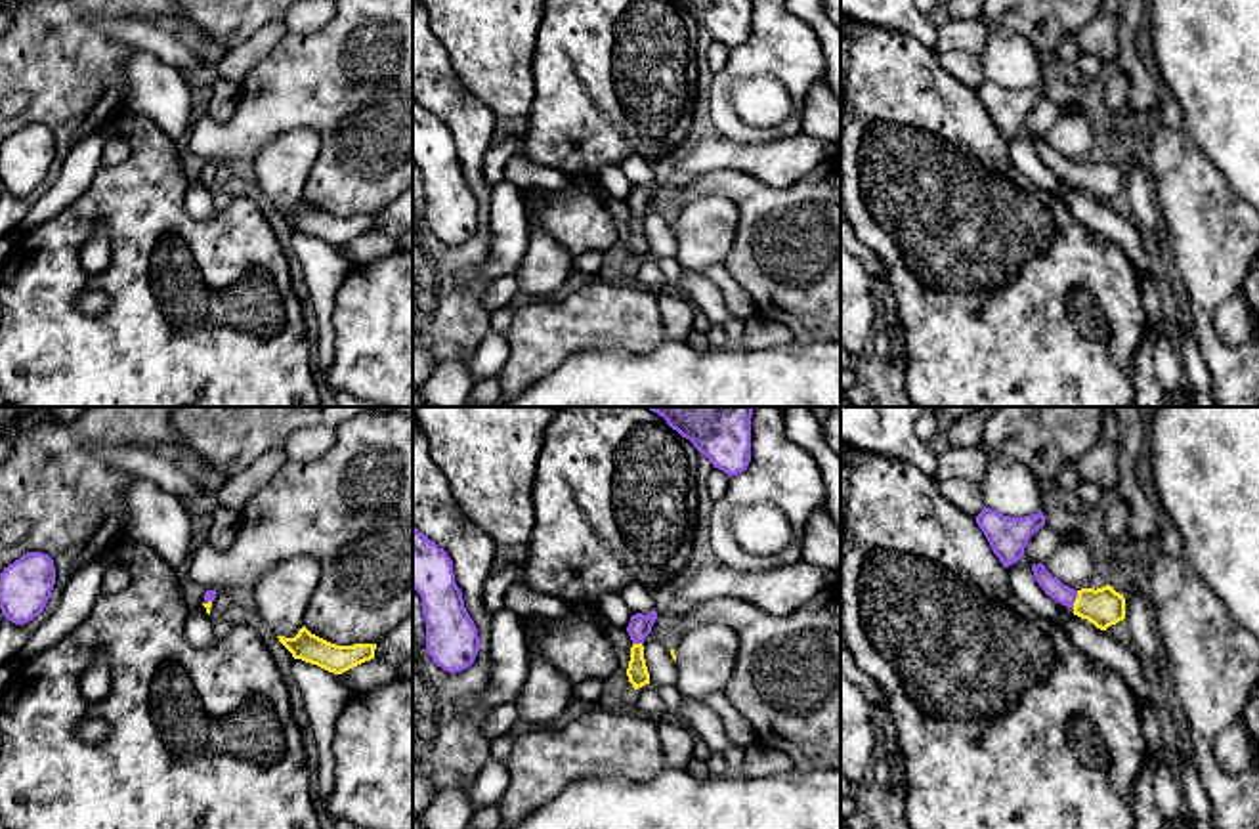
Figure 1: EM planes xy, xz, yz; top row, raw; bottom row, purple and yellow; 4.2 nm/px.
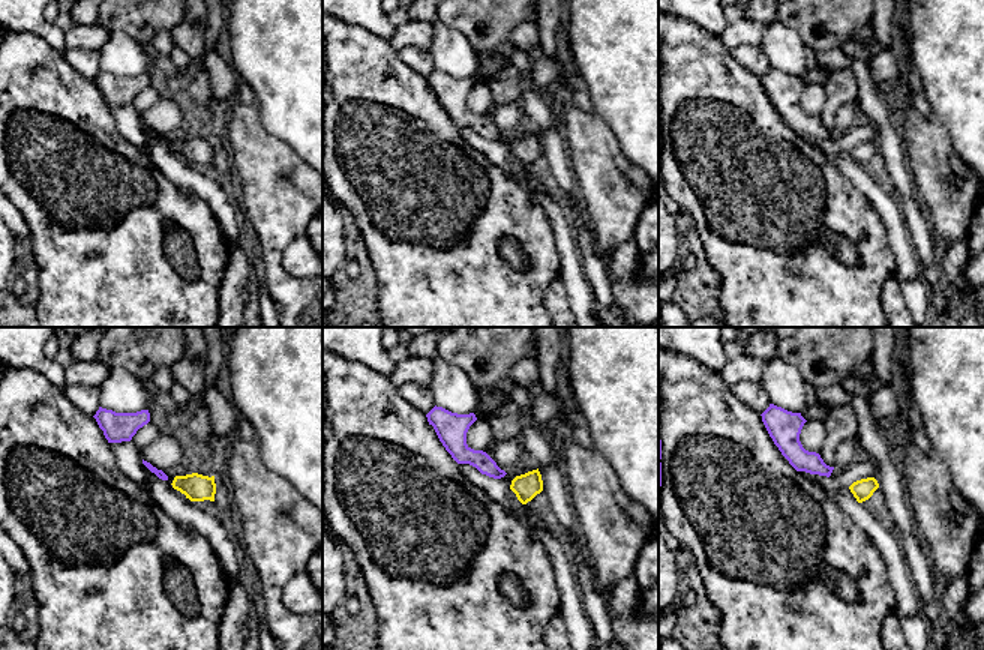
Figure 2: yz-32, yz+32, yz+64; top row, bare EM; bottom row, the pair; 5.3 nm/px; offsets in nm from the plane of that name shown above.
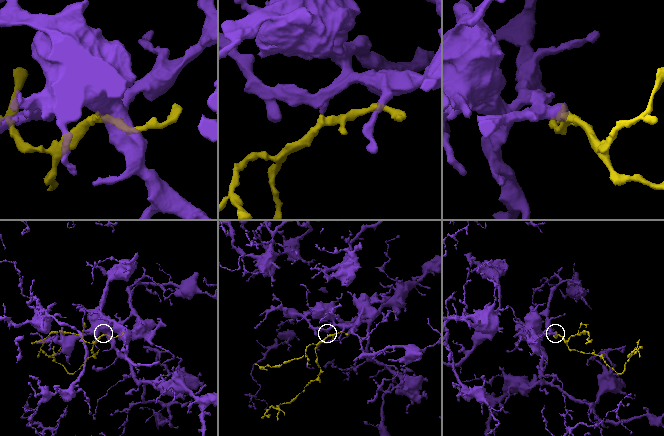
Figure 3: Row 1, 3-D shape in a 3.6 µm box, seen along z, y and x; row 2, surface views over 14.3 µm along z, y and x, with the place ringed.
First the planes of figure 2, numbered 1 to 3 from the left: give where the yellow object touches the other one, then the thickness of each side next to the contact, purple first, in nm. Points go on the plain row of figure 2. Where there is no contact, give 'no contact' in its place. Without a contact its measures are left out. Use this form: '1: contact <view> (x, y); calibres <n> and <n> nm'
1: no contact
2: no contact
3: no contact

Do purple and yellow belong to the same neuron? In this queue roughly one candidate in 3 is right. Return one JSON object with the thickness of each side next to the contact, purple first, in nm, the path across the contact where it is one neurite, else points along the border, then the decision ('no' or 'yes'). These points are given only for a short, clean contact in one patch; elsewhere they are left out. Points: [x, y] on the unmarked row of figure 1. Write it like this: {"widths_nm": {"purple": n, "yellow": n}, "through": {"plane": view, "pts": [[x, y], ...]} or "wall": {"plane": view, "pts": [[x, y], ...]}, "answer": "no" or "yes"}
{"widths_nm": {"purple": 80, "yellow": 160}, "through": {"plane": "yz", "pts": [[1051, 157], [1066, 169], [1076, 169], [1089, 176], [1105, 178]]}, "answer": "yes"}

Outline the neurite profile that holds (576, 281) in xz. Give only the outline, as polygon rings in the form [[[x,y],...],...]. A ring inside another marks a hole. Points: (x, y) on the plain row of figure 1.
[[[571,271],[567,281],[560,288],[556,288],[554,292],[550,292],[550,294],[539,298],[539,300],[544,302],[544,304],[558,304],[558,302],[565,300],[569,294],[583,288],[585,285],[588,285],[592,279],[594,279],[594,275]]]

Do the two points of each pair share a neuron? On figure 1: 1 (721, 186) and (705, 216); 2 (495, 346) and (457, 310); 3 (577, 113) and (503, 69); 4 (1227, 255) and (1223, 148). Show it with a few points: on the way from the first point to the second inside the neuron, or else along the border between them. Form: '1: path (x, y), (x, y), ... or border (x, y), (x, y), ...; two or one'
1: border (721, 197), (694, 197), (681, 211); two
2: border (490, 329), (472, 350); two
3: border (537, 42), (533, 54), (533, 104), (526, 115); two
4: border (1196, 144), (1198, 151), (1238, 197); two

